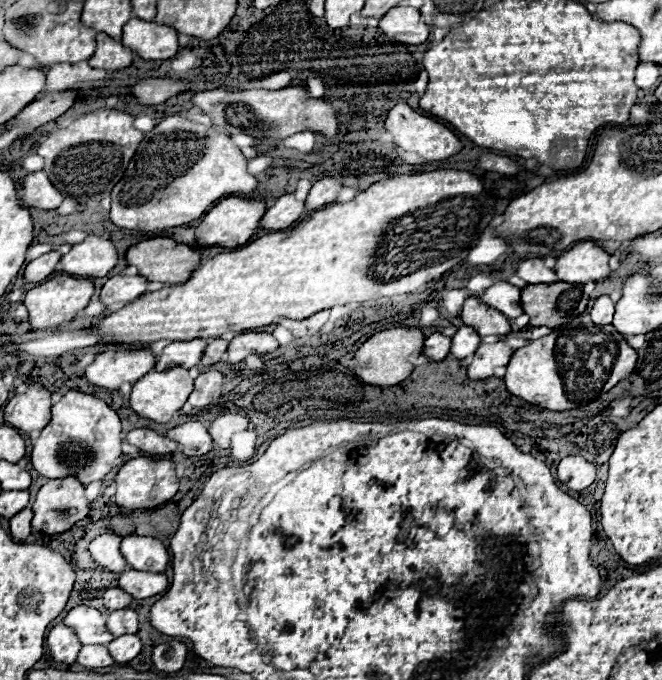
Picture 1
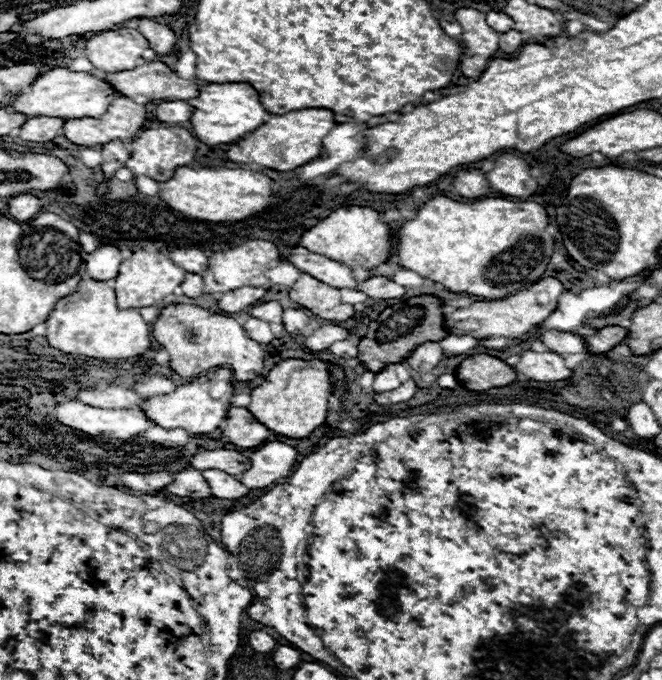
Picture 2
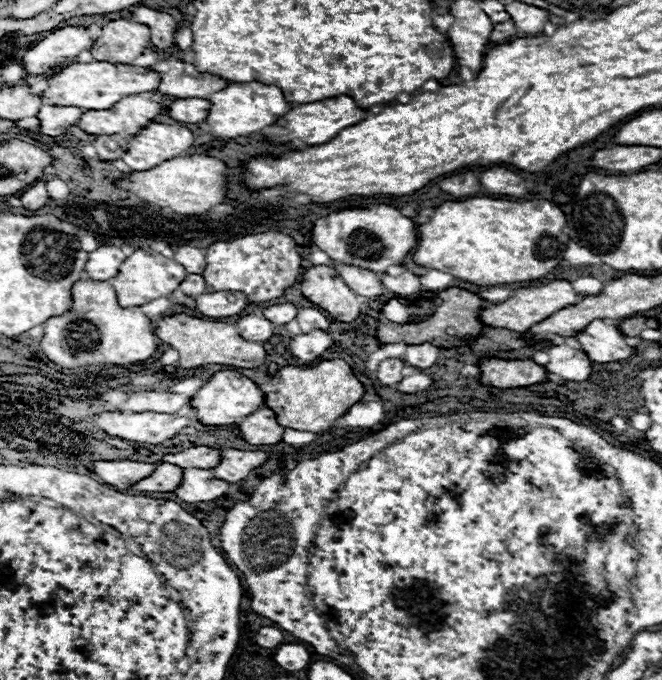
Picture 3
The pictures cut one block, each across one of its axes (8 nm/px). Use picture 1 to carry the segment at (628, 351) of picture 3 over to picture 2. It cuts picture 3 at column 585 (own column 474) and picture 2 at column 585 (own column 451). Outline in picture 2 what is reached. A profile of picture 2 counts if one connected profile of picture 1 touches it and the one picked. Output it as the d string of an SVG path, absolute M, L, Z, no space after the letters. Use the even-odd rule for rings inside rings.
M546 330L538 338L550 352L556 354L586 354L584 338L574 336L570 332L558 332L558 330Z

